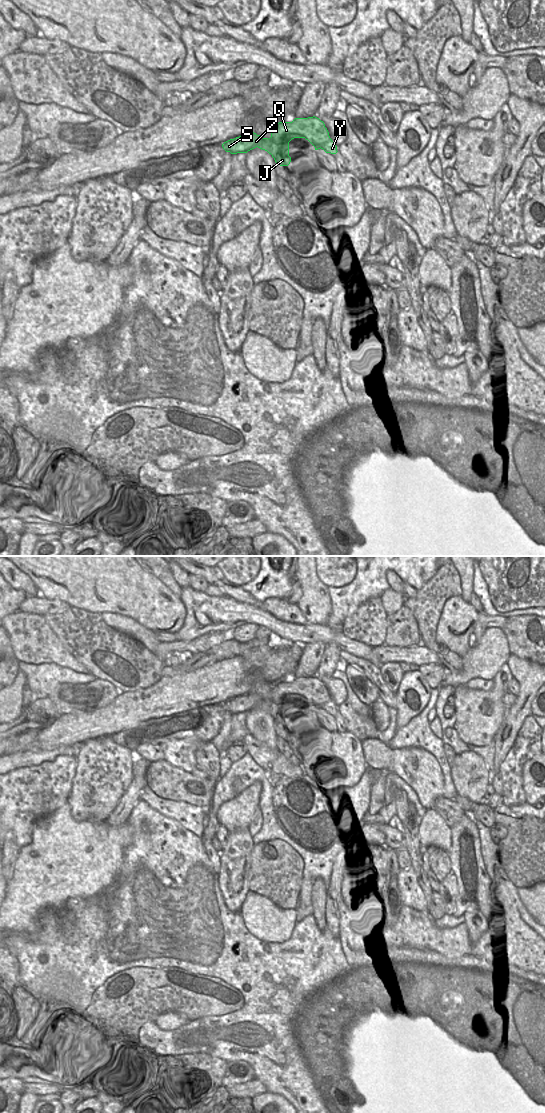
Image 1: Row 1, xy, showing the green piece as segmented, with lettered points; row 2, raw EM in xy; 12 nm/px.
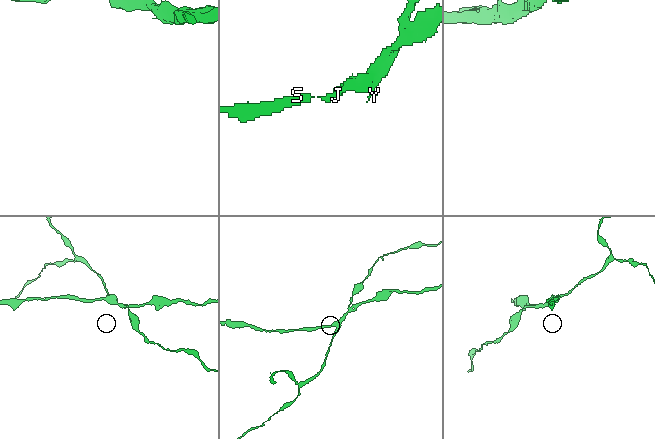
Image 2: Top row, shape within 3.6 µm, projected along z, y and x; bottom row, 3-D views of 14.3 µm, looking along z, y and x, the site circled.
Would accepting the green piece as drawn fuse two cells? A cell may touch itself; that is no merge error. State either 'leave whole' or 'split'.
split

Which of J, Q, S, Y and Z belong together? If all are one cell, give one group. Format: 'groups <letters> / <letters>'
groups J Q S Z / Y

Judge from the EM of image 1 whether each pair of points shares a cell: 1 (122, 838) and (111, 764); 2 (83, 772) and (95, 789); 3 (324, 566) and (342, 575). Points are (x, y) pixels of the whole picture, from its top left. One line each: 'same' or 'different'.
1: different
2: same
3: same

